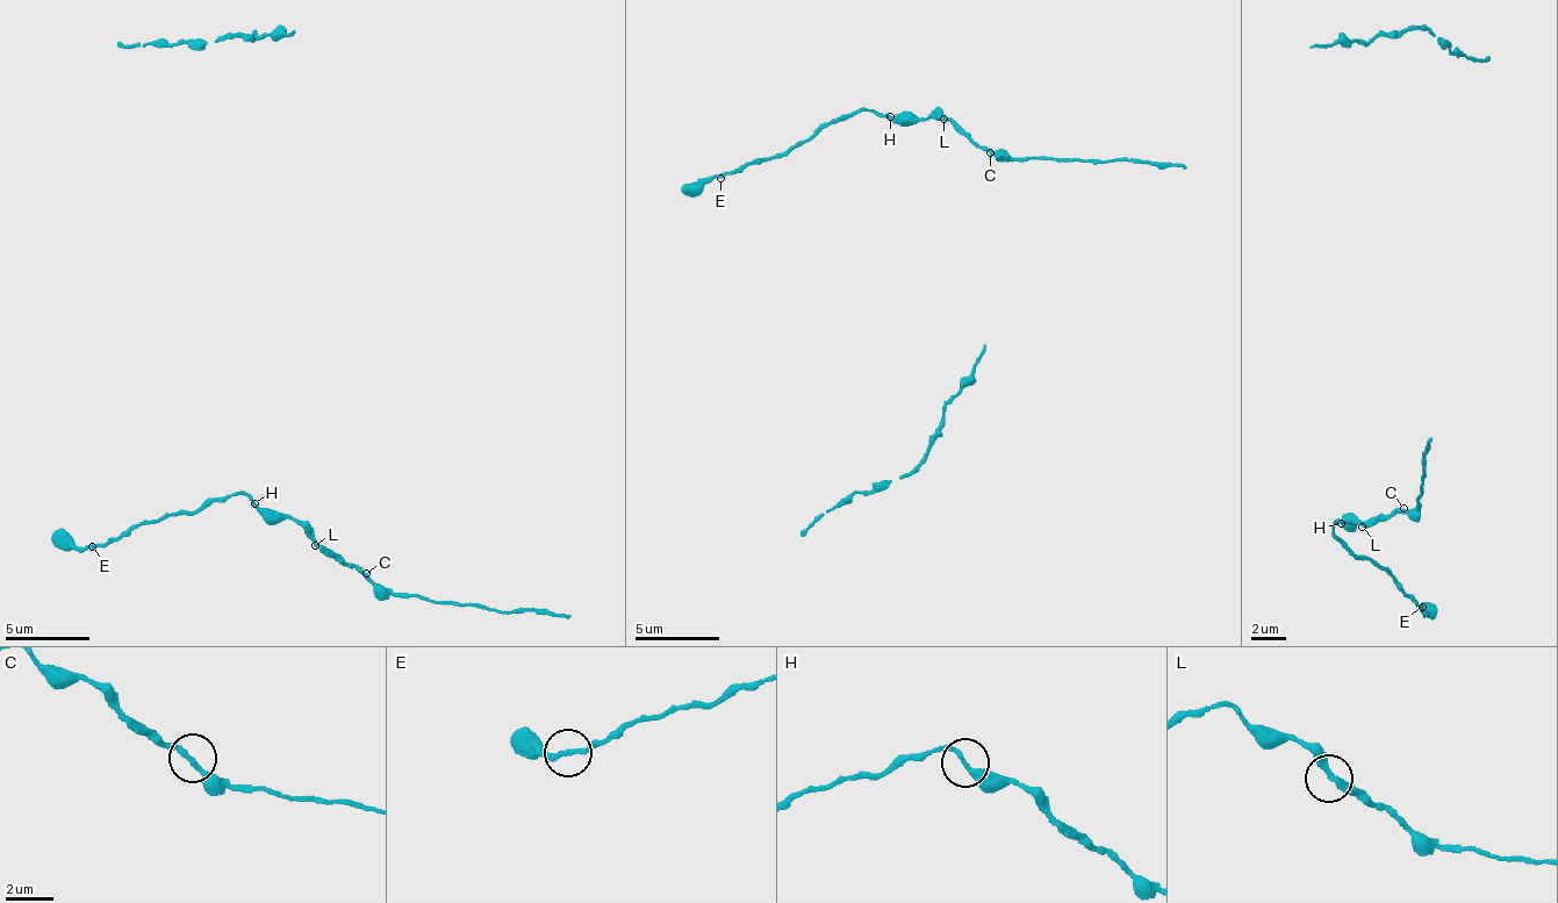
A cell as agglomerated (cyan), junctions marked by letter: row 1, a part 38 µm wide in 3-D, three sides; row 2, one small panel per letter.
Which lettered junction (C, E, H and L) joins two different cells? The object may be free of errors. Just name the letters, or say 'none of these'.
none of these

